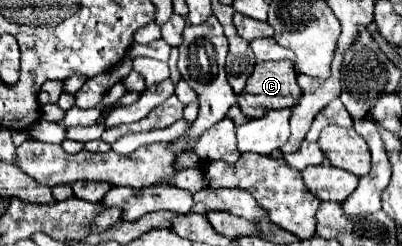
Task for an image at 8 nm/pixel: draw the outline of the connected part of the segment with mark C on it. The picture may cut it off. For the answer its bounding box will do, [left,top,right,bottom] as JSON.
[237,60,301,118]

